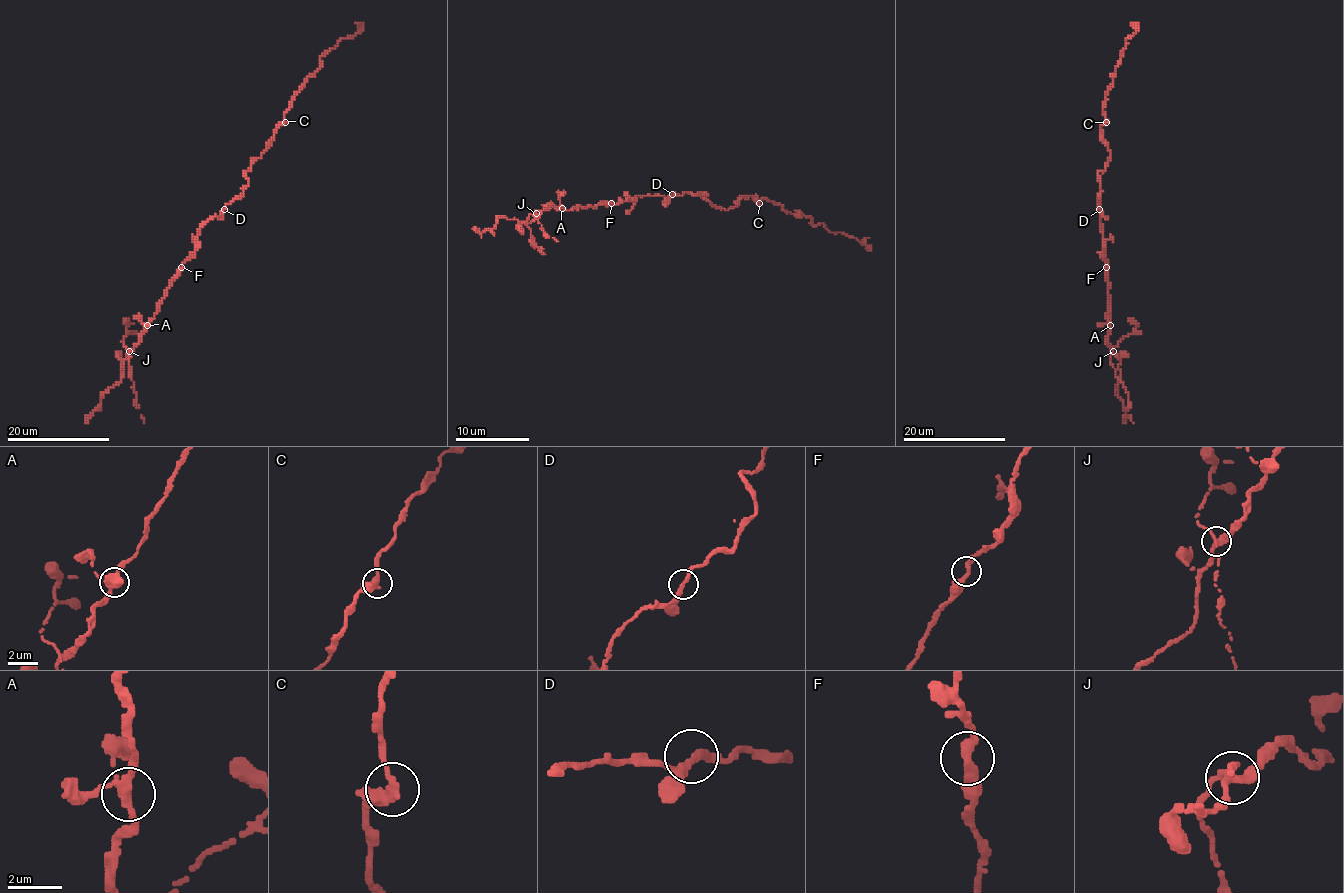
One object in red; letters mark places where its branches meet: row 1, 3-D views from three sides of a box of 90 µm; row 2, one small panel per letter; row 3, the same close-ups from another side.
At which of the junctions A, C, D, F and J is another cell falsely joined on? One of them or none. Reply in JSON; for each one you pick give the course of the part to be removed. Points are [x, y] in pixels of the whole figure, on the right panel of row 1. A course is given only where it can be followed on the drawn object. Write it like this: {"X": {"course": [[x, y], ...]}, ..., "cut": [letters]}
{"J": {"course": [[1113, 351], [1112, 365], [1127, 393], [1133, 422]]}, "cut": ["J"]}

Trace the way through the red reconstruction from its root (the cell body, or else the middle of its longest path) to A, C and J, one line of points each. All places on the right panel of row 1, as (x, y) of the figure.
A: (1101, 209), (1110, 325)
C: (1101, 209), (1098, 173), (1105, 169), (1111, 156), (1102, 139), (1101, 125), (1106, 122)
J: (1101, 209), (1111, 318), (1107, 343), (1113, 351)

